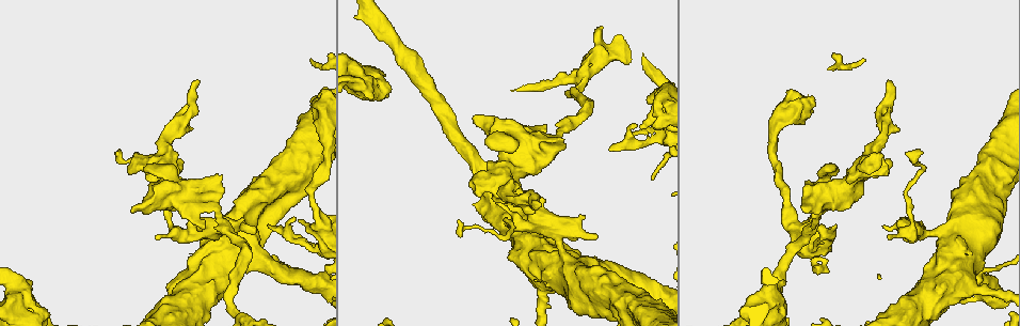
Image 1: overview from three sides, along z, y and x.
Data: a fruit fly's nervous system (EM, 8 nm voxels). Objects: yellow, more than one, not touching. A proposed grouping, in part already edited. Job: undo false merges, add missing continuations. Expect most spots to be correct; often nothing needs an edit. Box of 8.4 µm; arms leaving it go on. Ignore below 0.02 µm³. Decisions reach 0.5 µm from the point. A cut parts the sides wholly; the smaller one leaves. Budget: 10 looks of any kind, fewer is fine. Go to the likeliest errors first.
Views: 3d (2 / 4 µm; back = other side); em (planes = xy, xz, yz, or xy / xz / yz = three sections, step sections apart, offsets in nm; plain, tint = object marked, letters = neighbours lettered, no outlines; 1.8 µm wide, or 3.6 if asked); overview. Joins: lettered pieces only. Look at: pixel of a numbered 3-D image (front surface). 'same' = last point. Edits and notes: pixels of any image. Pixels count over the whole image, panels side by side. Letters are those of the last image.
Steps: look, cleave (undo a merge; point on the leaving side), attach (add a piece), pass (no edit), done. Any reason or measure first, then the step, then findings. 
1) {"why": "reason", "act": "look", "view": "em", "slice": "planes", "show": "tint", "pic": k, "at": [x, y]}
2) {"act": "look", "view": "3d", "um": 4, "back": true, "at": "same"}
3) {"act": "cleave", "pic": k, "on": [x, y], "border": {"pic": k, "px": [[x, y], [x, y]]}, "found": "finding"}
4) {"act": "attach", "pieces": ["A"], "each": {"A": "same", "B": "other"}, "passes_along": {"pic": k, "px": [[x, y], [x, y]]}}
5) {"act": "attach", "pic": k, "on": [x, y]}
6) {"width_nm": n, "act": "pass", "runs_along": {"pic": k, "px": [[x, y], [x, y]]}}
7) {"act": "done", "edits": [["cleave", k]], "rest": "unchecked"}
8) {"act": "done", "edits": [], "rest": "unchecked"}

{"act": "look", "view": "em", "um": 3.6, "slice": "planes", "show": "letters", "pic": 1, "at": [969, 290]}

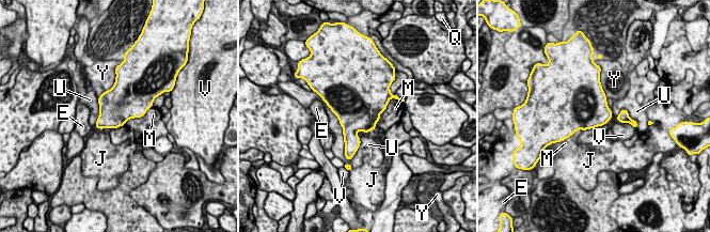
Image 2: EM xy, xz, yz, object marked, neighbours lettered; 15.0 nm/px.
{"act": "pass", "each": {"E": "other", "J": "other", "M": "other", "Q": "other", "U": "other", "V": "other", "Y": "other"}, "border": {"pic": 2, "px": [[390, 97], [375, 127]]}, "found": "continuous, no second neuron"}

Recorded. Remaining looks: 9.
{"why": "free end", "act": "look", "view": "em", "um": 3.6, "slice": "planes", "show": "letters", "pic": 1, "at": [890, 83]}

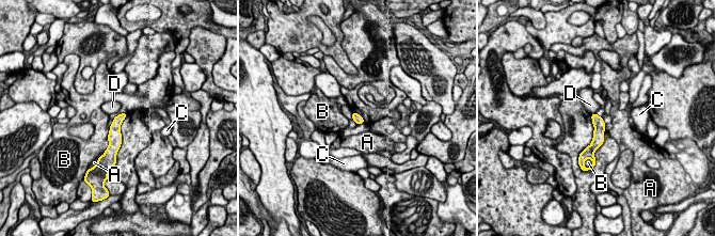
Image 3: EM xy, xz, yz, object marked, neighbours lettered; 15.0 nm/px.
{"act": "pass", "each": {"A": "other", "B": "other", "C": "other", "D": "other"}, "runs_along": {"pic": 3, "px": [[594, 116], [598, 141], [590, 148]]}, "found": "none of them fits"}

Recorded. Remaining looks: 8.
{"why": "sudden change in width", "act": "look", "view": "3d", "um": 4, "pic": 1, "at": [810, 221]}

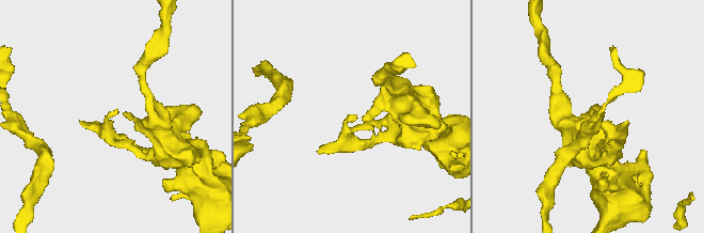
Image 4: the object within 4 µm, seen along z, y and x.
{"why": "shape alone is not enough", "act": "look", "view": "em", "um": 3.6, "slice": "planes", "show": "letters", "pic": 4, "at": [125, 111]}

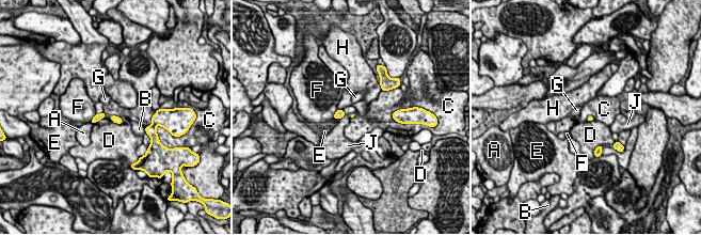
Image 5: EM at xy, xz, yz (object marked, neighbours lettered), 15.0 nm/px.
{"act": "pass", "each": {"A": "other", "B": "other", "C": "other", "D": "other", "E": "other", "F": "other", "G": "other", "H": "other", "J": "other"}, "border": {"pic": 5, "px": [[110, 115], [117, 115], [120, 118]]}, "found": "all the same neuron"}

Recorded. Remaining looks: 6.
{"why": "abrupt turn", "act": "look", "view": "em", "um": 3.6, "slice": "planes", "show": "plain", "pic": 1, "at": [761, 311]}

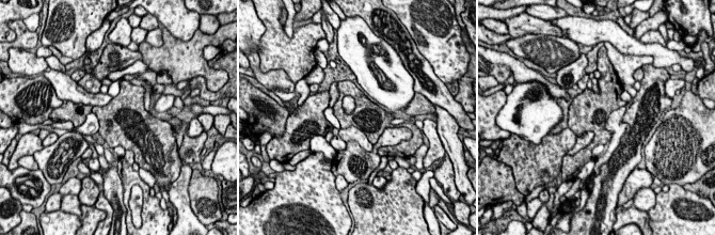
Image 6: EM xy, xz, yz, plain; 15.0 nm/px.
{"act": "look", "view": "em", "um": 3.6, "slice": "planes", "show": "letters", "at": "same"}

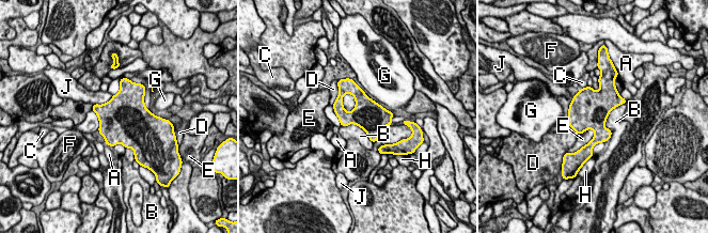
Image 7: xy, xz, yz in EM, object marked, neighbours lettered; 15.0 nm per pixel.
{"width_nm": 440, "act": "pass", "each": {"A": "other", "B": "other", "C": "other", "D": "other", "E": "other", "F": "other", "G": "other", "H": "other", "J": "other"}, "border": {"pic": 7, "px": [[625, 103], [609, 113], [608, 139]]}, "found": "all the same neuron"}

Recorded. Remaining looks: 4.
{"act": "done", "edits": [], "rest": "unchecked"}

